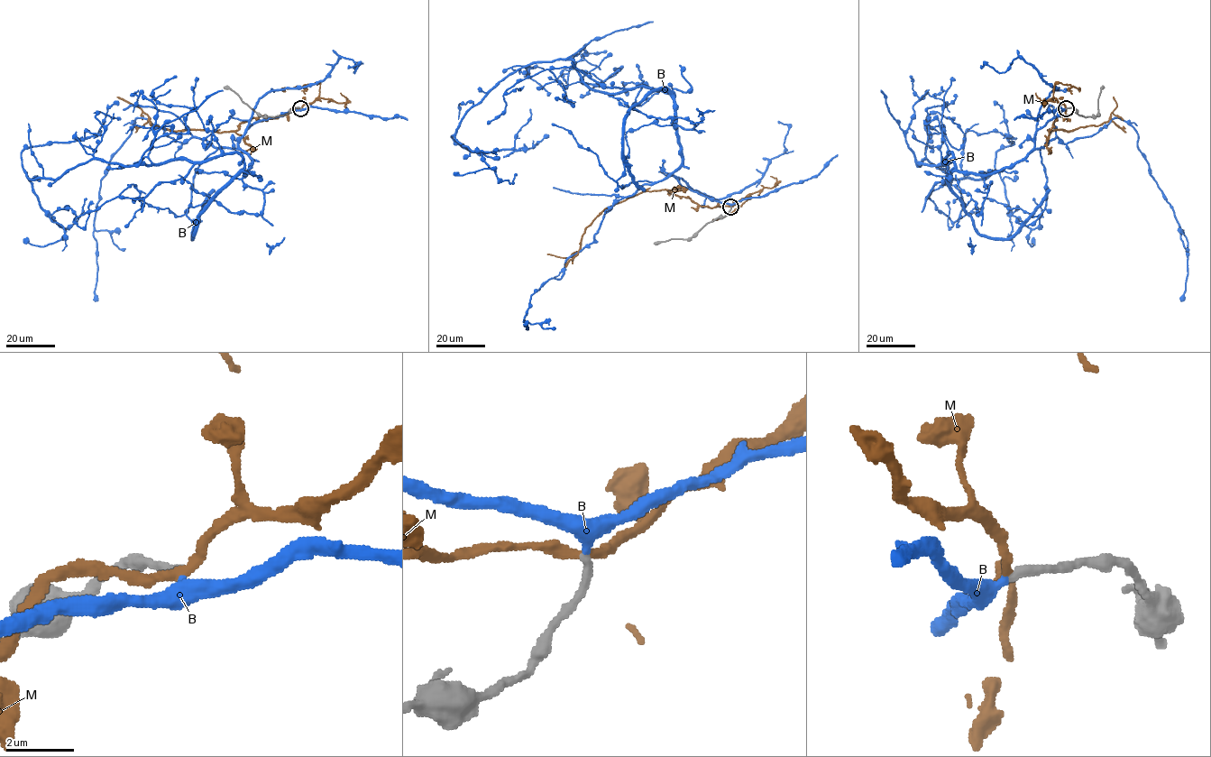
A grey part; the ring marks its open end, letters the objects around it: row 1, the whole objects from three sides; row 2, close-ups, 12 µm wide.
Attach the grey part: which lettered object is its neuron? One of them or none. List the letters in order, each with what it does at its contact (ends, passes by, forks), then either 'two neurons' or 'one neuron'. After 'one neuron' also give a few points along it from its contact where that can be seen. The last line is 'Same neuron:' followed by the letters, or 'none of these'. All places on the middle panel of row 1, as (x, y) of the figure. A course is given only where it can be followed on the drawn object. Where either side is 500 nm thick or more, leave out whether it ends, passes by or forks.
B: it passes by | one neuron | via (730, 206), (668, 175), (674, 96), (591, 90), (571, 60), (510, 73), (451, 137), (482, 153), (548, 134)
M: it passes by | two neurons
Same neuron: B

